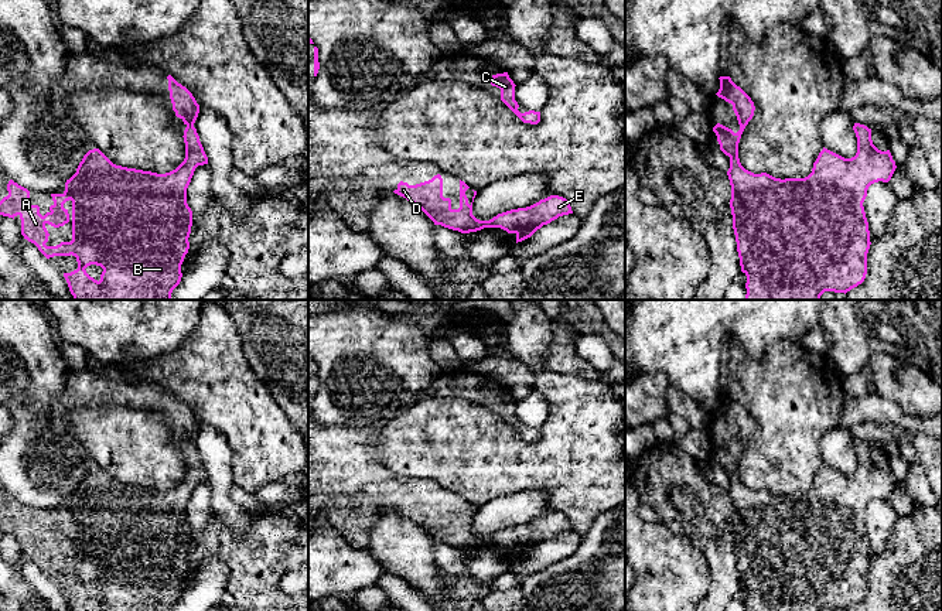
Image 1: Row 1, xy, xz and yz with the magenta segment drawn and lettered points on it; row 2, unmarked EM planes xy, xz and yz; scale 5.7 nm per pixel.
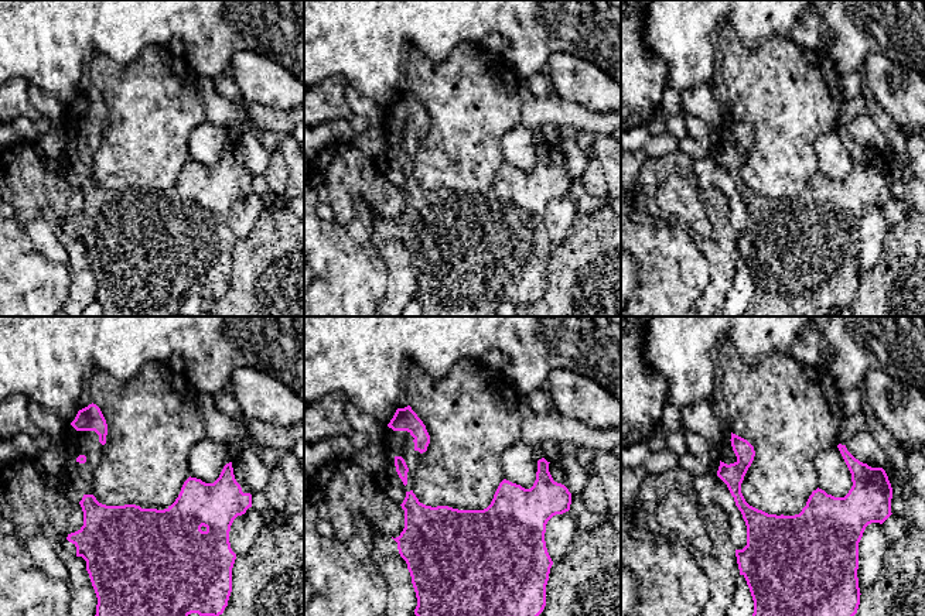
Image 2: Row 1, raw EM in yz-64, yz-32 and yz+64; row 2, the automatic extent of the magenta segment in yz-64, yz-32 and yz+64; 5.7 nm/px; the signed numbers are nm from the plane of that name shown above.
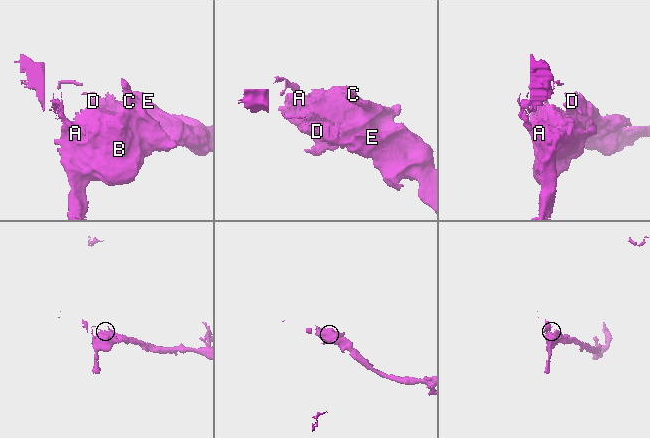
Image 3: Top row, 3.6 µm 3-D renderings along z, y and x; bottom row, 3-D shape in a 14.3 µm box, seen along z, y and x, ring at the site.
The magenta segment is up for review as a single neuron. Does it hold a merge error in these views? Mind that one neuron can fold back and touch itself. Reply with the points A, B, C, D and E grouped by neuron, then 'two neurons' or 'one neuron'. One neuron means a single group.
A B C D E; one neuron

